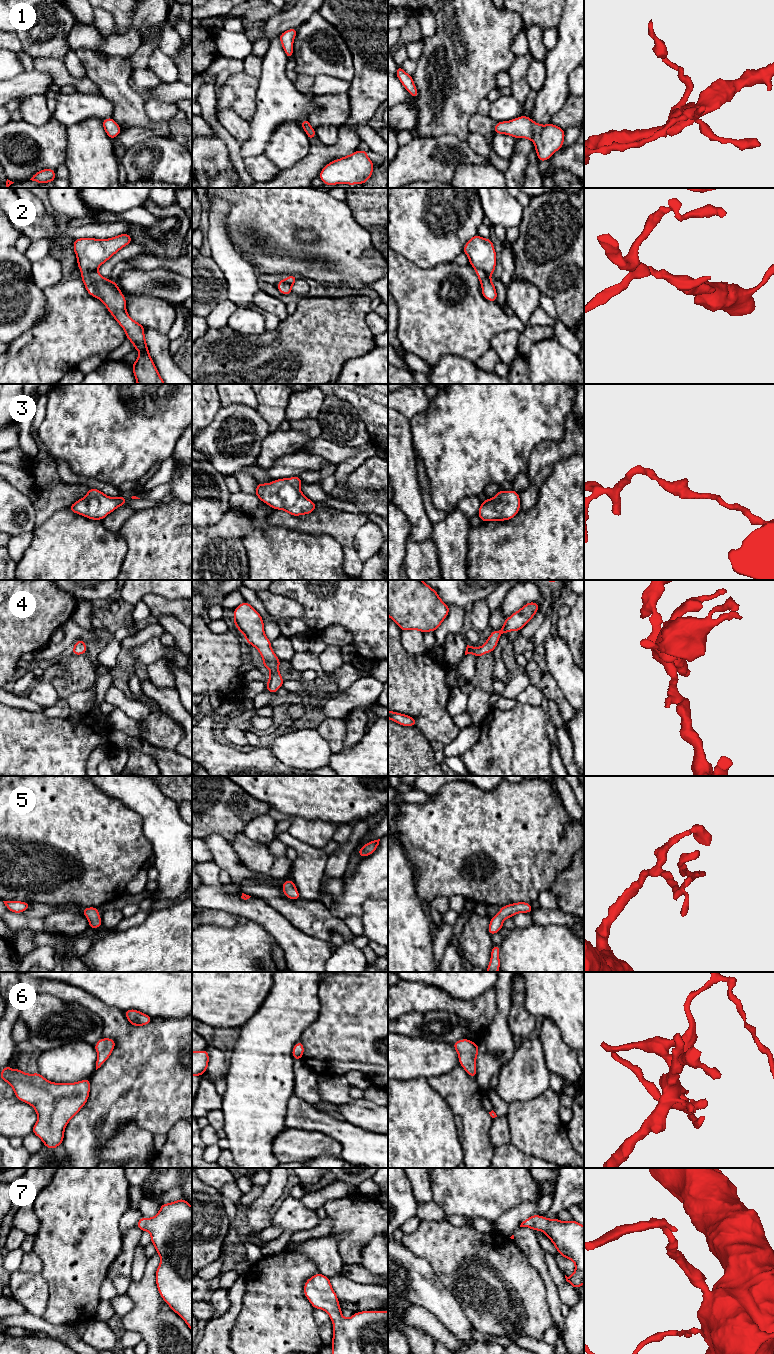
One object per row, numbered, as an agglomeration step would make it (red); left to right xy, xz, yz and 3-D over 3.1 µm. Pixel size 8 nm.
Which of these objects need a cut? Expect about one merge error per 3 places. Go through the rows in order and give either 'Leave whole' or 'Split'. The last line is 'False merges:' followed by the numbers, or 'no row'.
1: Leave whole
2: Leave whole
3: Leave whole
4: Leave whole
5: Leave whole
6: Leave whole
7: Leave whole
False merges: no row

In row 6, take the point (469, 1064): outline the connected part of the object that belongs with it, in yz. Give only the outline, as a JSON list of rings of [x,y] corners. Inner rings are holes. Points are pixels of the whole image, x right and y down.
[[[461,1039],[453,1043],[456,1049],[459,1064],[465,1069],[466,1073],[472,1078],[476,1078],[476,1058],[479,1052],[479,1045],[469,1039]]]

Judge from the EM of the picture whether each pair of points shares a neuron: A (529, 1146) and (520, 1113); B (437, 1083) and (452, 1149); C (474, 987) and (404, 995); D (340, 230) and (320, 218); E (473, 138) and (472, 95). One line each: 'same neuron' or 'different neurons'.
A: same neuron
B: different neurons
C: different neurons
D: same neuron
E: different neurons

